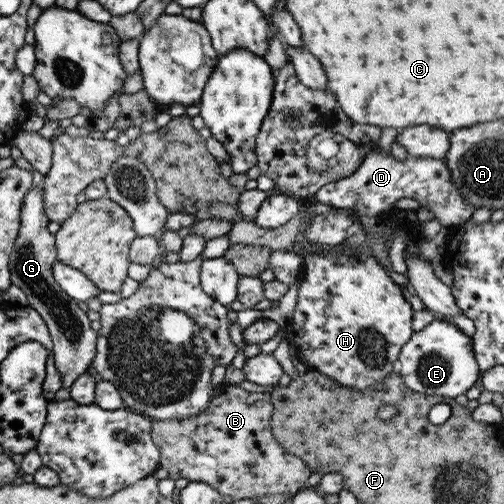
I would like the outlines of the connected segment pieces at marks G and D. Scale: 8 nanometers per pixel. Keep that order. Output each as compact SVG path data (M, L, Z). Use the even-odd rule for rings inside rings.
M41 183L35 189L31 187L23 200L21 227L11 252L10 278L12 285L26 293L28 306L44 319L53 343L55 365L61 374L62 386L68 388L81 374L92 371L98 333L90 327L91 321L78 307L78 301L68 296L52 276L52 266L57 261L57 248L55 235L46 228L49 221L44 212Z
M379 146L365 156L356 172L336 182L325 184L315 193L318 202L333 208L356 209L360 215L379 215L388 211L400 198L414 198L420 207L430 208L441 226L453 229L469 221L477 209L452 182L451 172L443 159L408 156L398 160Z

